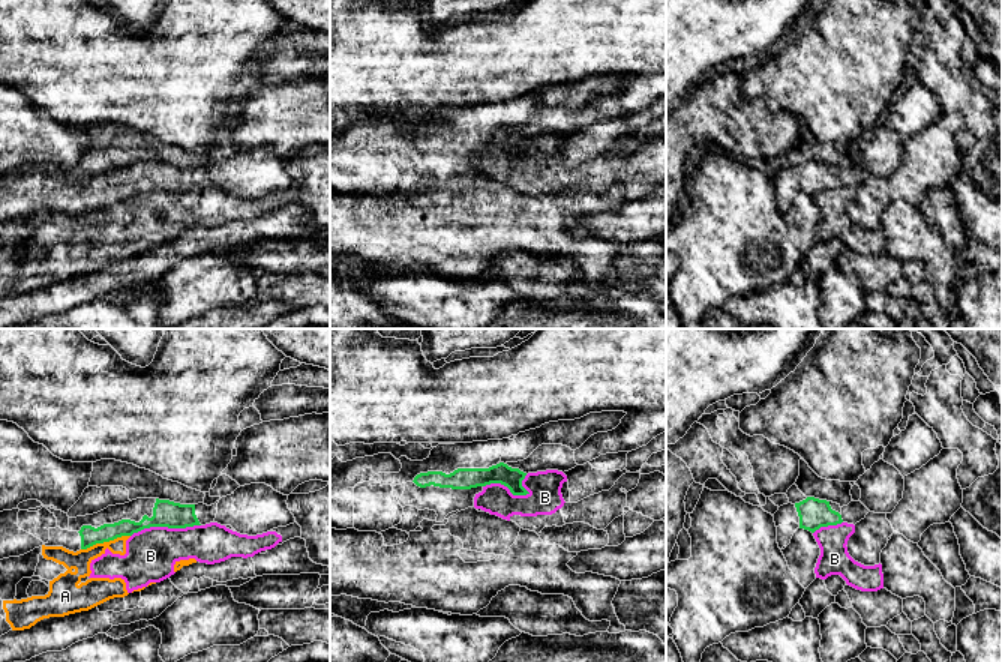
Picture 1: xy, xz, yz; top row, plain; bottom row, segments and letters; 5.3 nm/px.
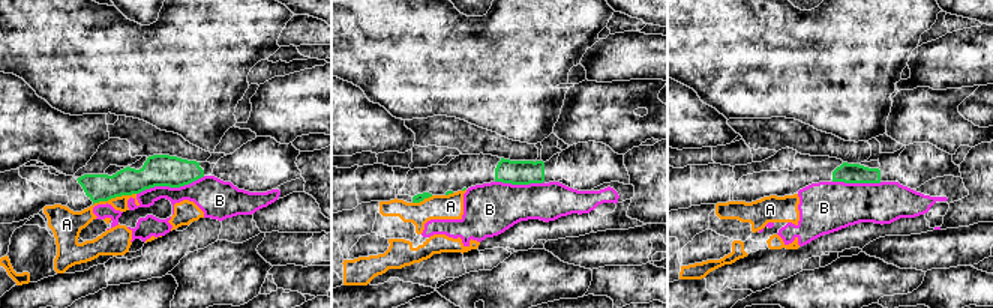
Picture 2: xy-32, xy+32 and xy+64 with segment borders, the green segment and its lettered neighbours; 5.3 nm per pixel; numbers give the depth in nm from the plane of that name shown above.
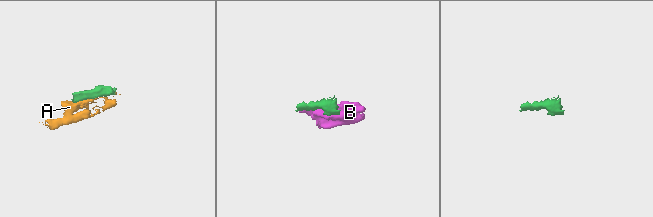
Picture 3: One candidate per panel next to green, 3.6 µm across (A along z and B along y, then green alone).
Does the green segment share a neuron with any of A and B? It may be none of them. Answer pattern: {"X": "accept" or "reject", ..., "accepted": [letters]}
{"A": "reject", "B": "reject", "accepted": []}

